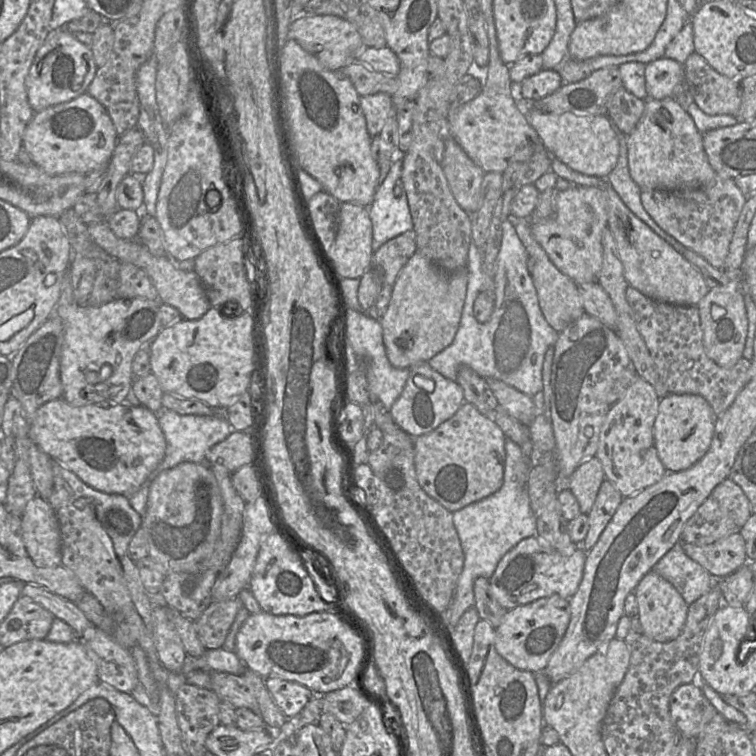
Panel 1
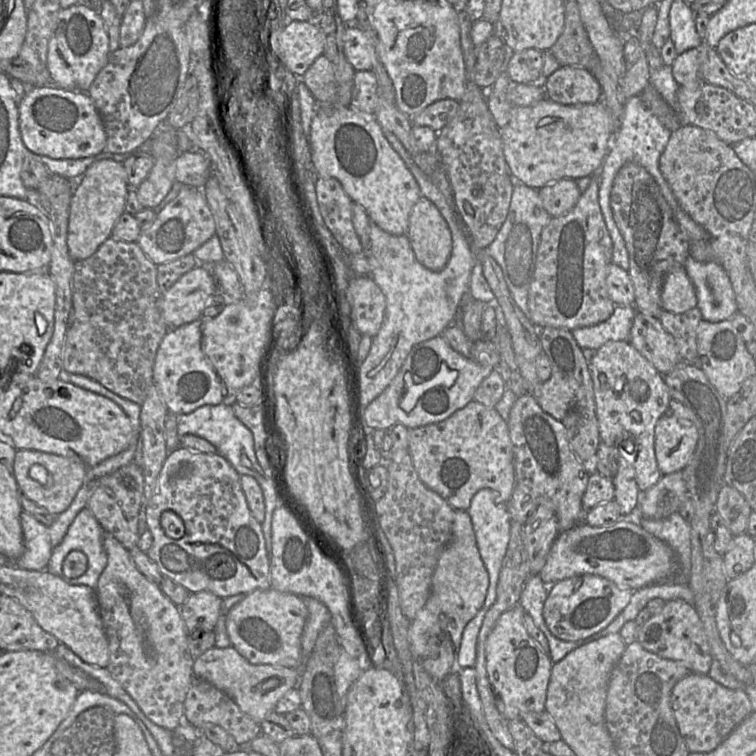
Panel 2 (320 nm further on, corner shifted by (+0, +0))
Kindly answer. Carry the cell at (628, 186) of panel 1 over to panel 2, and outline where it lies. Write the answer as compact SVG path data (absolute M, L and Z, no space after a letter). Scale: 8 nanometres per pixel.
M689 255L684 269L695 288L696 307L703 320L720 322L731 319L737 313L730 279L718 262L700 262Z

